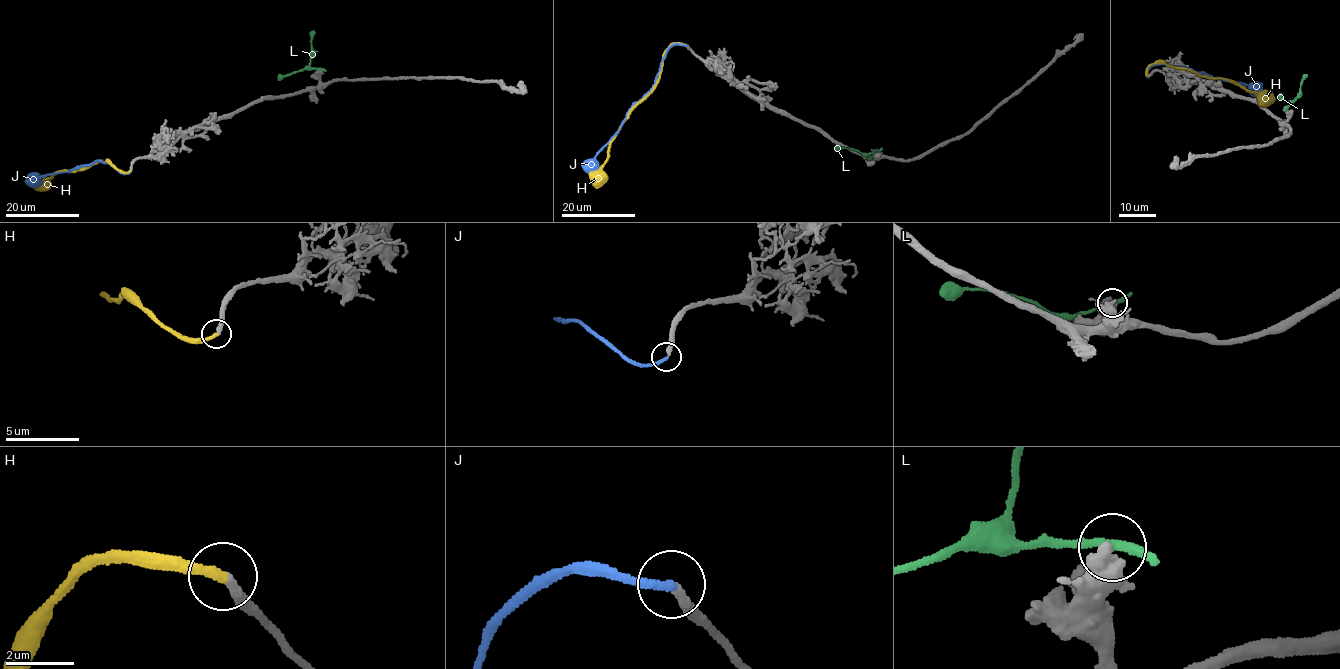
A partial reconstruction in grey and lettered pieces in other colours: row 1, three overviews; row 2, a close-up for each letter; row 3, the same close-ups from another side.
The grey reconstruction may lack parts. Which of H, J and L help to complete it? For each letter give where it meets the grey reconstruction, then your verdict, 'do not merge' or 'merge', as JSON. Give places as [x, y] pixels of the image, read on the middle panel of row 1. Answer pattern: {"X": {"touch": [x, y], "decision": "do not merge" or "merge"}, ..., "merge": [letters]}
{"H": {"touch": [686, 45], "decision": "merge"}, "J": {"touch": [686, 45], "decision": "do not merge"}, "L": {"touch": [877, 151], "decision": "do not merge"}, "merge": ["H"]}

